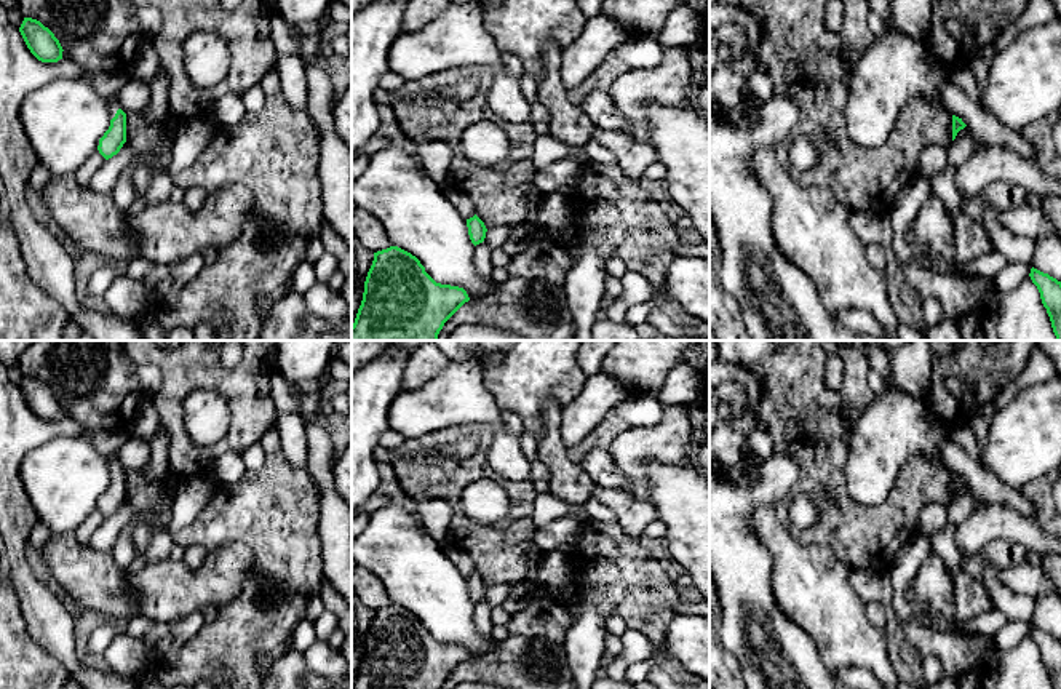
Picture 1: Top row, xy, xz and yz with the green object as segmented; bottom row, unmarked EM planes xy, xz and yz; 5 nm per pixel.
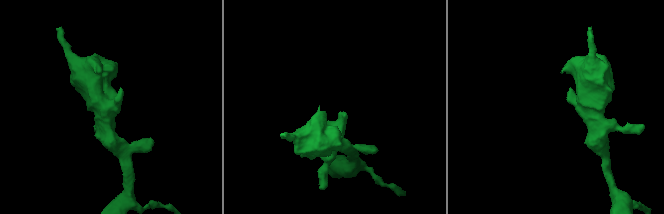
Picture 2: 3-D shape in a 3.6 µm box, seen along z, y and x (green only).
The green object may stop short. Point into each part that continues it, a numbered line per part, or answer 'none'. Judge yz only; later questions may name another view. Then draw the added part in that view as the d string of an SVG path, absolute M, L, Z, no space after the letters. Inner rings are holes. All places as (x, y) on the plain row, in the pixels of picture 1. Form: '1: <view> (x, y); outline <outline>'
none

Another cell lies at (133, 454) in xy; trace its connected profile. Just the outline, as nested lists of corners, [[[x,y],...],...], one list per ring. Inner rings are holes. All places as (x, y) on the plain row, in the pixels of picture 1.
[[[136,436],[129,440],[118,449],[117,459],[120,467],[128,472],[136,472],[144,467],[149,456],[149,441]]]

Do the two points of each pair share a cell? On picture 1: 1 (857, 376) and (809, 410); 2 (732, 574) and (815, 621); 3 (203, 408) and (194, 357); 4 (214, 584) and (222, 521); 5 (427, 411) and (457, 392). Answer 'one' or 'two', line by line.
1: two
2: two
3: two
4: two
5: one

